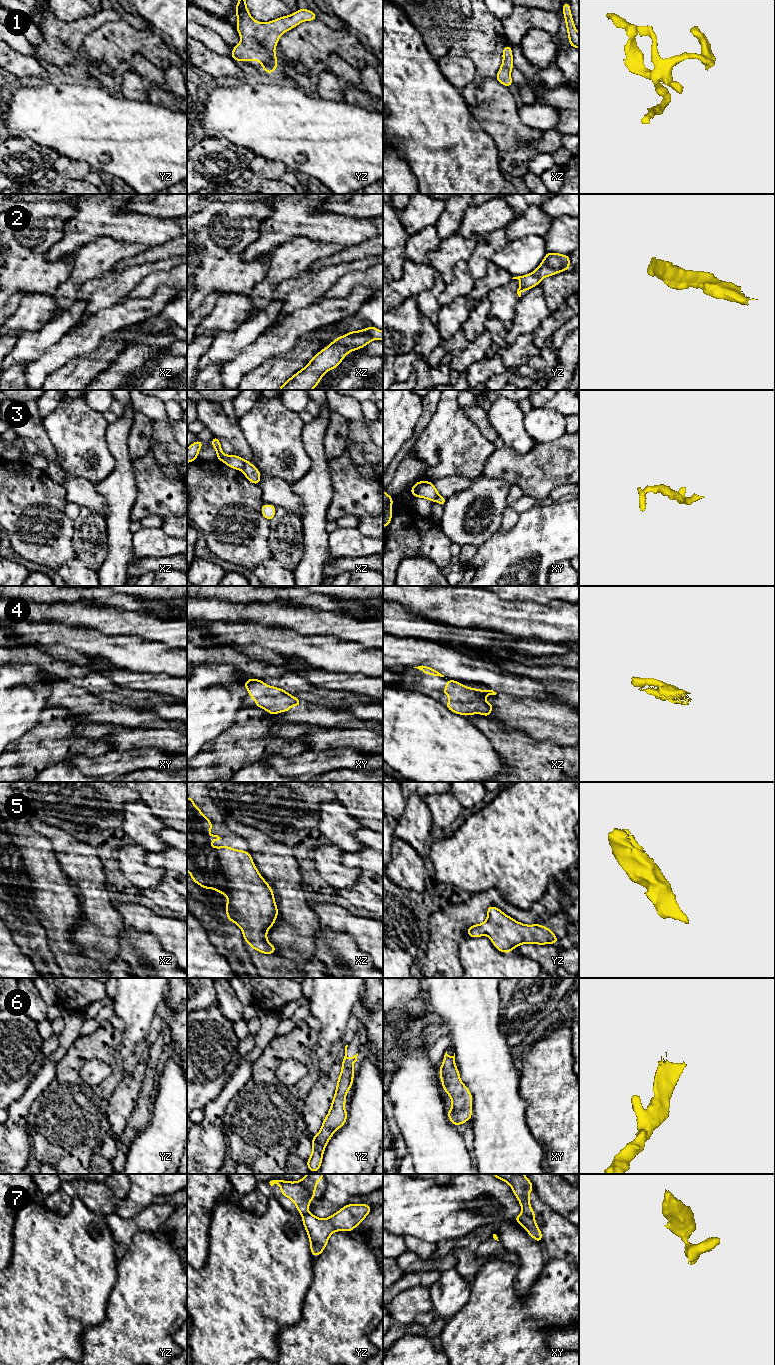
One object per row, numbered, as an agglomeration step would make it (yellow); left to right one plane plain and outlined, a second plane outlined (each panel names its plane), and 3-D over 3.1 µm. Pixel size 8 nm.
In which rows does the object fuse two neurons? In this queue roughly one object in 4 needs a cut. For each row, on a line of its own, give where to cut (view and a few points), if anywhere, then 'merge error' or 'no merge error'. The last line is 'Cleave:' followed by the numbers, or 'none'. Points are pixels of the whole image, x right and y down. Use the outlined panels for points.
1: cut none; no merge error
2: cut none; no merge error
3: cut none; no merge error
4: cut none; no merge error
5: cut none; no merge error
6: cut none; no merge error
7: cut xy (522, 1212), (533, 1217); merge error
Cleave: 7

